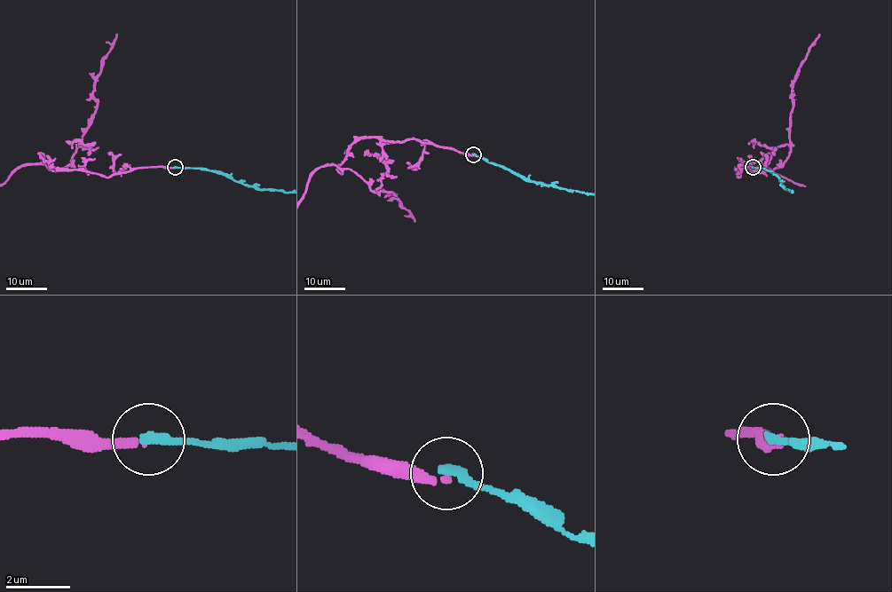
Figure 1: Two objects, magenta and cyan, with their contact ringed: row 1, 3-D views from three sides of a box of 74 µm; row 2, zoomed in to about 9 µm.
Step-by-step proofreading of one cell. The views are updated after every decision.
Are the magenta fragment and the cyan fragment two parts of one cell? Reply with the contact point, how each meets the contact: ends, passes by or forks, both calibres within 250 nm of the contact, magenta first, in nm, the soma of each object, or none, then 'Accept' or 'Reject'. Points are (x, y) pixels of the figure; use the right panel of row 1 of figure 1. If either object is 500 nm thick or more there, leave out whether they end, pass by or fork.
Place: (753, 167). At the ring magenta ends. At the ring cyan ends. Thickness 280 nm (magenta) against 280 nm. Soma of magenta: none. Soma of cyan: none. Reject

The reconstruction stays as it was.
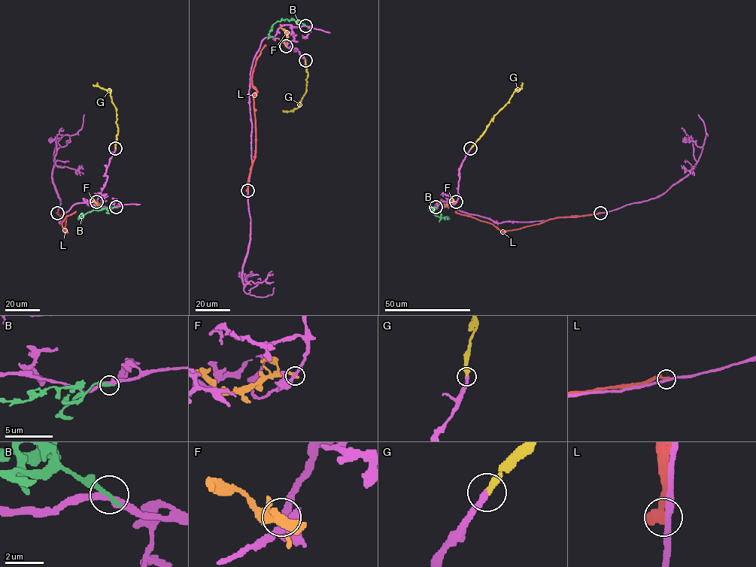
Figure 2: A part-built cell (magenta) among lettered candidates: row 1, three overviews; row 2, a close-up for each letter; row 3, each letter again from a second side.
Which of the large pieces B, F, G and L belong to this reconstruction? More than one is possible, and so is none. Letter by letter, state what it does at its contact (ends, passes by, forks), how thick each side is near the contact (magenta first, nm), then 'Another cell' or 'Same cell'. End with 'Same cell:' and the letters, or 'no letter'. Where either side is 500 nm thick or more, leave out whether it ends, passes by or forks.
B: It ends there. Thickness 400 nm (magenta) against 320 nm. Another cell
F: It ends there. Thickness 320 nm (magenta) against 400 nm. Another cell
G: It ends there. Thickness 320 nm (magenta) against 360 nm. Same cell
L: Thickness 280 nm (magenta) against 550 nm. Another cell
Same cell: G

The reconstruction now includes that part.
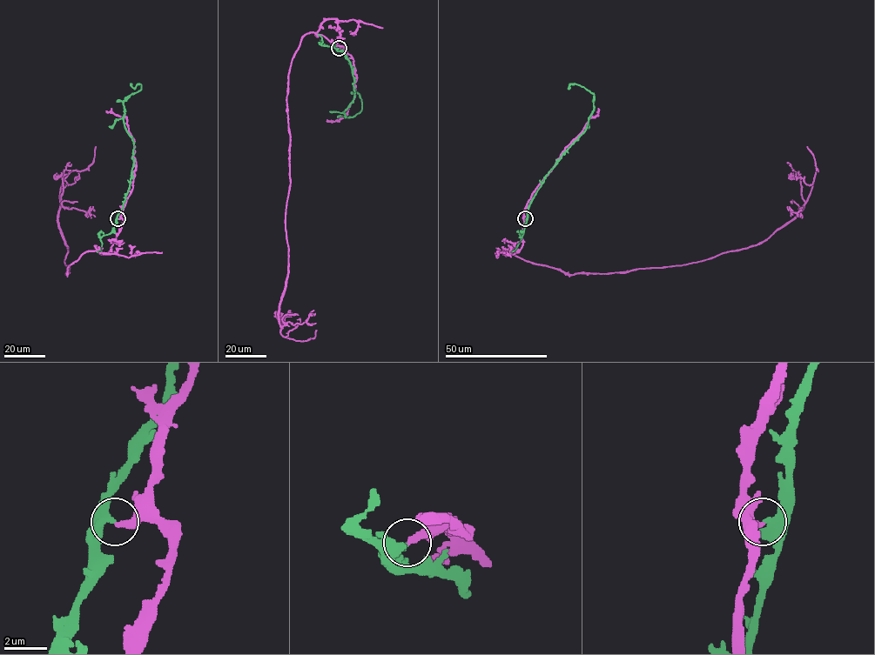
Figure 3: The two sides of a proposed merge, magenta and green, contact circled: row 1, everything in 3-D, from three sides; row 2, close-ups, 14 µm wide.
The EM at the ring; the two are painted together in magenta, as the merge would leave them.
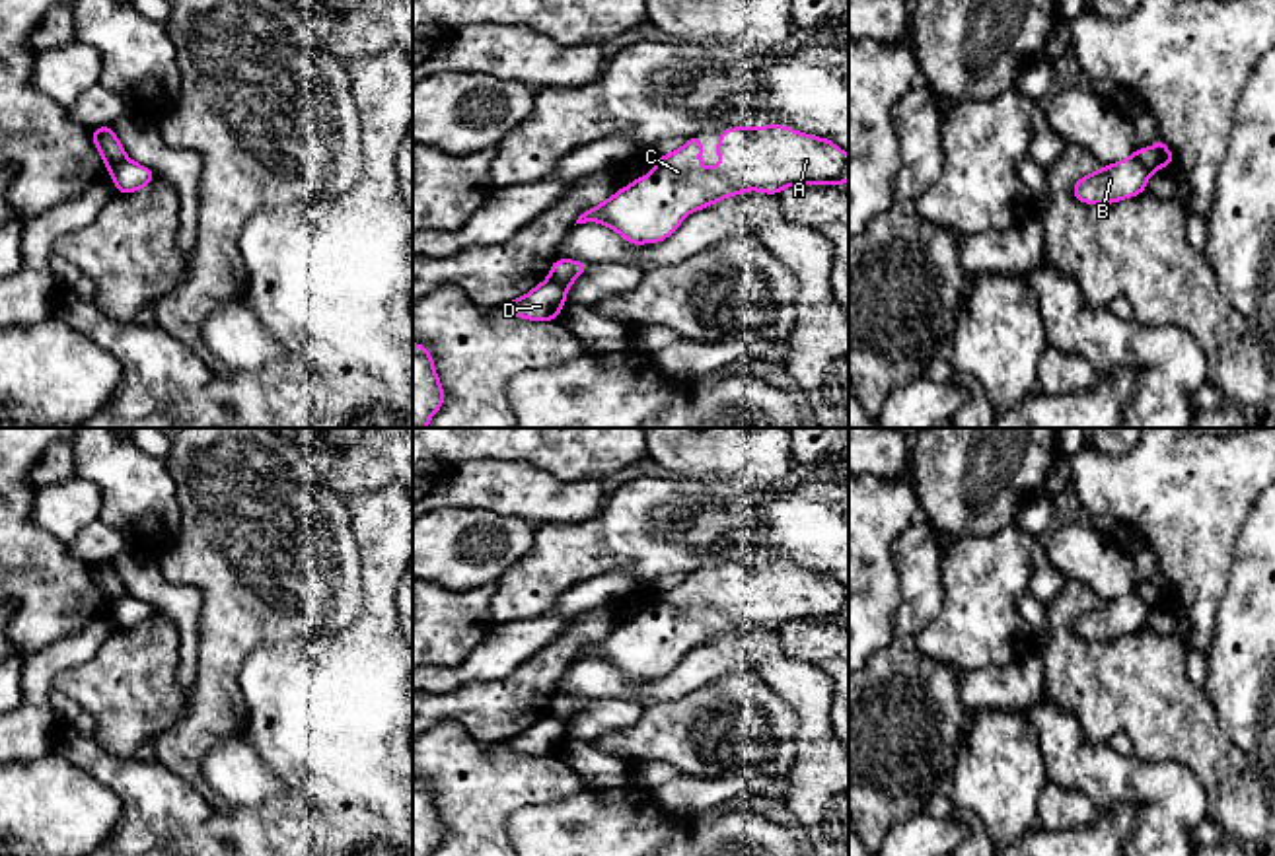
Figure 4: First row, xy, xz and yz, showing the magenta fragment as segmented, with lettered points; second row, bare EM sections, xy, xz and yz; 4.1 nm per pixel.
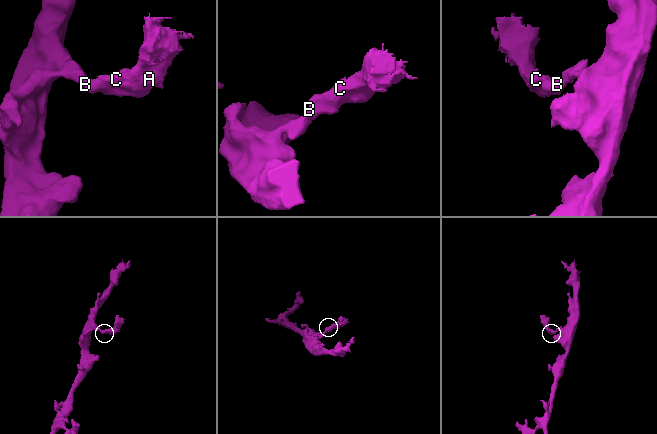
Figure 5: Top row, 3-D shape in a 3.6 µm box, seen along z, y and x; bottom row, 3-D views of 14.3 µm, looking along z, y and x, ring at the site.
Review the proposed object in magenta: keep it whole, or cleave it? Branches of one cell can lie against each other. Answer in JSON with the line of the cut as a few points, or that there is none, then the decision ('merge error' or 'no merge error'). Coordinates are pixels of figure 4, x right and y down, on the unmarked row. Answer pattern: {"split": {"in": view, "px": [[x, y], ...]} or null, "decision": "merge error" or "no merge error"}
{"split": {"in": "yz", "px": [[1133, 590], [1151, 607]]}, "decision": "merge error"}

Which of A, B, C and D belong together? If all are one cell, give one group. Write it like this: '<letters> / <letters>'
A B C / D

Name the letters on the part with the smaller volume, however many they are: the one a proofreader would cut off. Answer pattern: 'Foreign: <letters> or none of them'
Foreign: A, B, C

